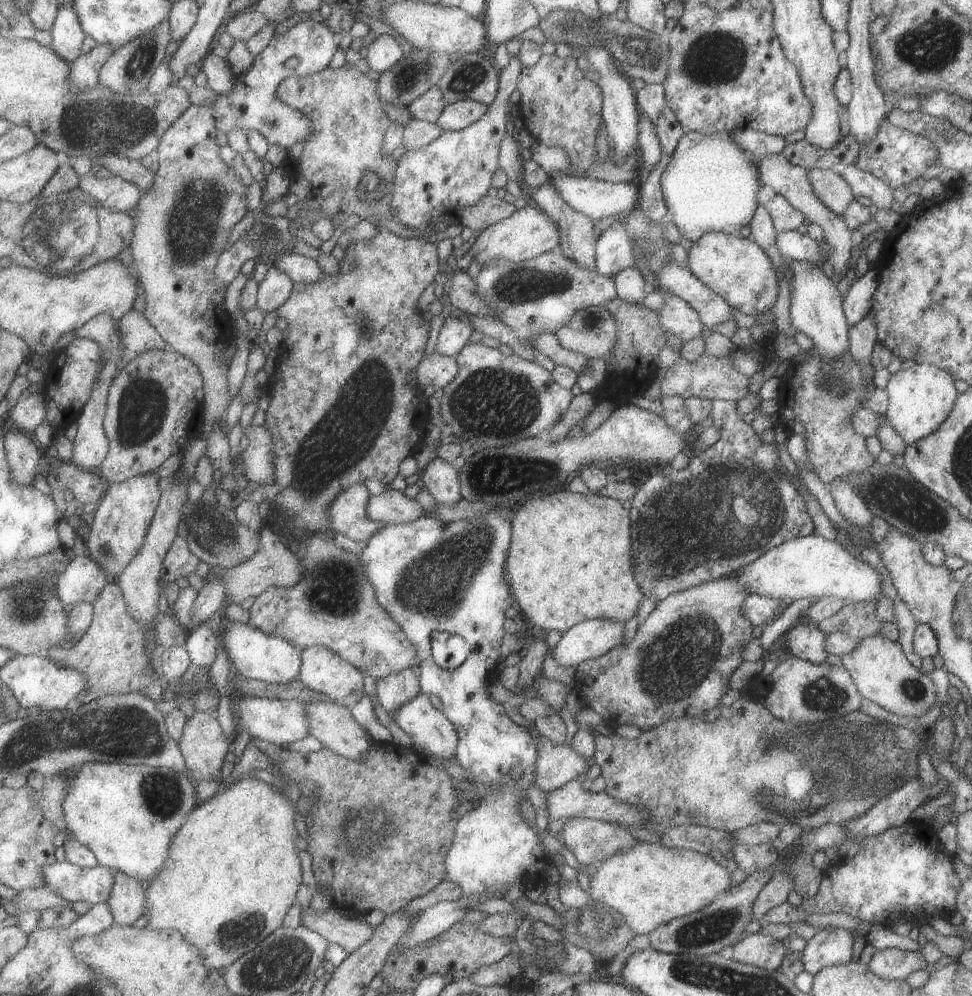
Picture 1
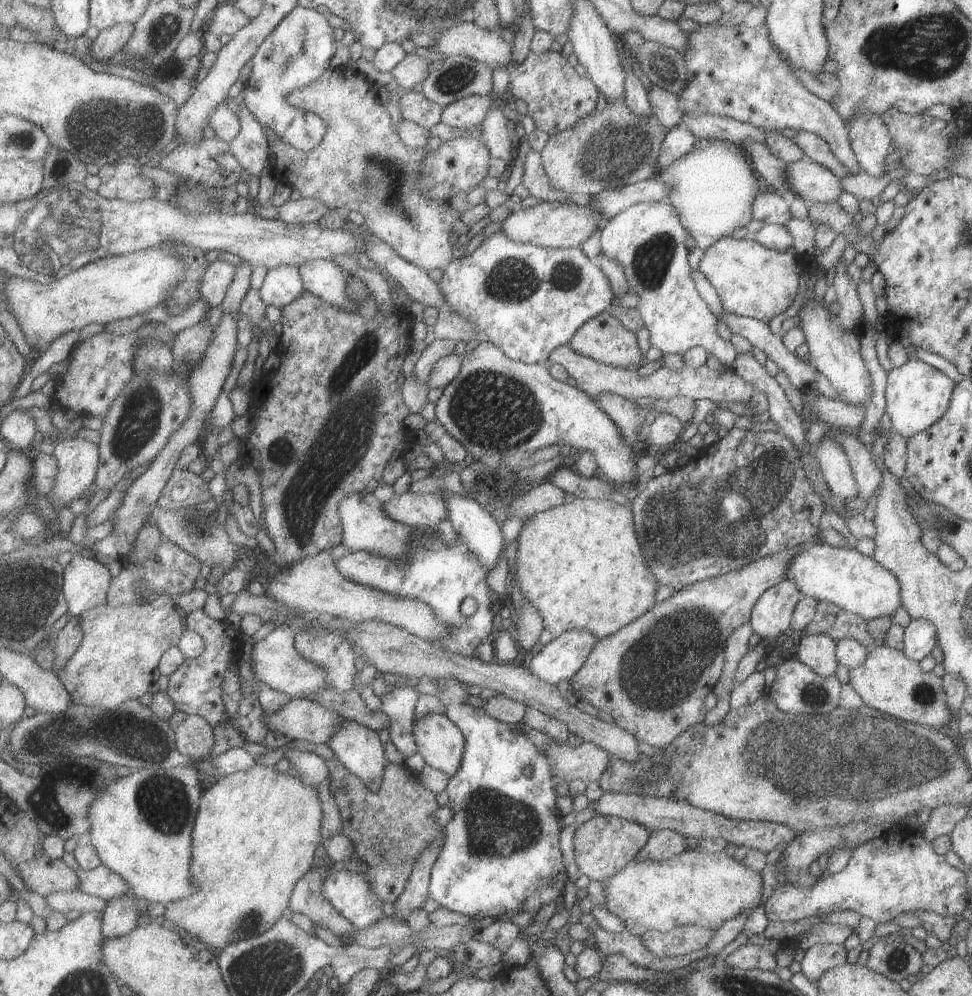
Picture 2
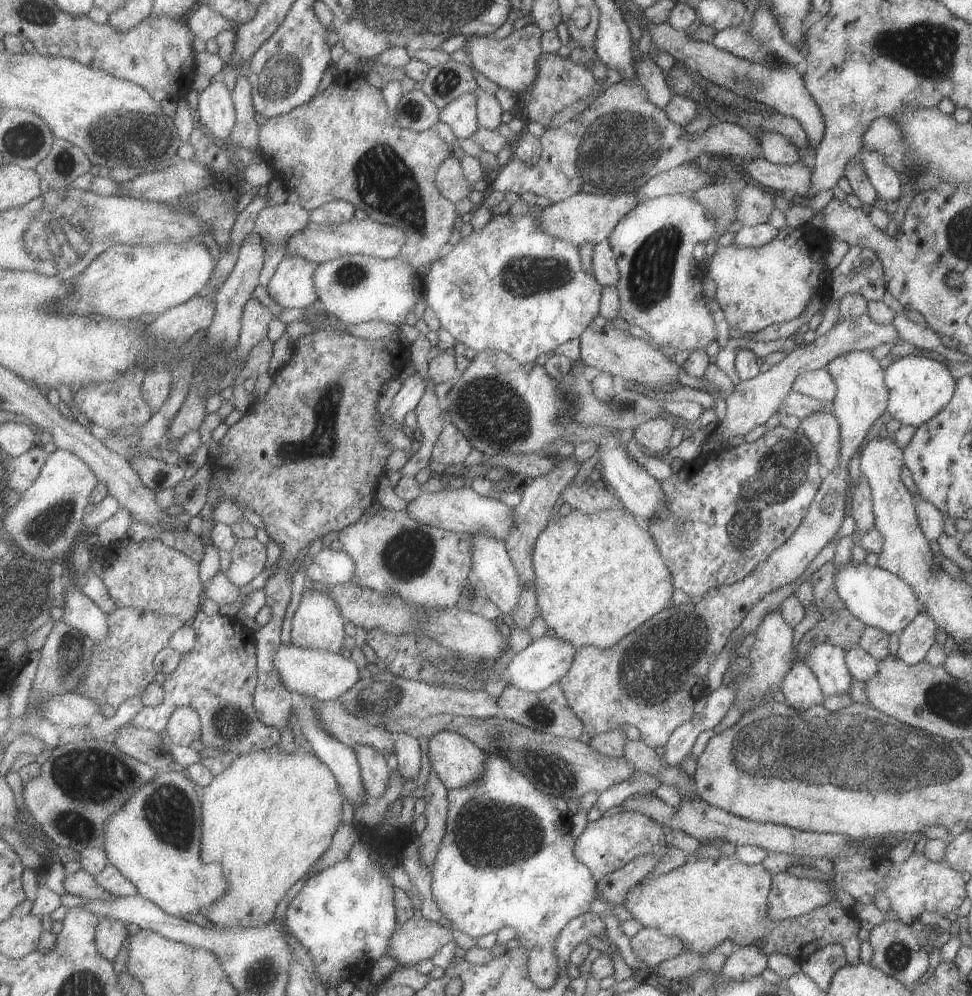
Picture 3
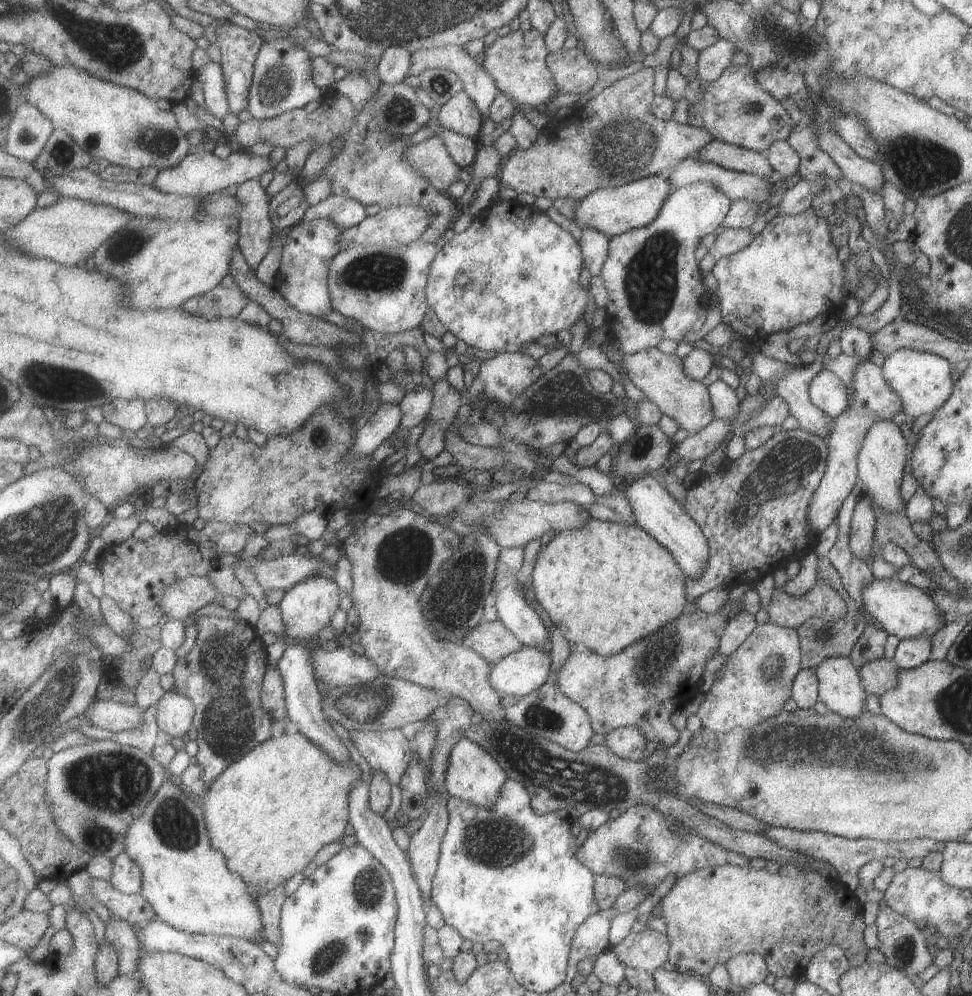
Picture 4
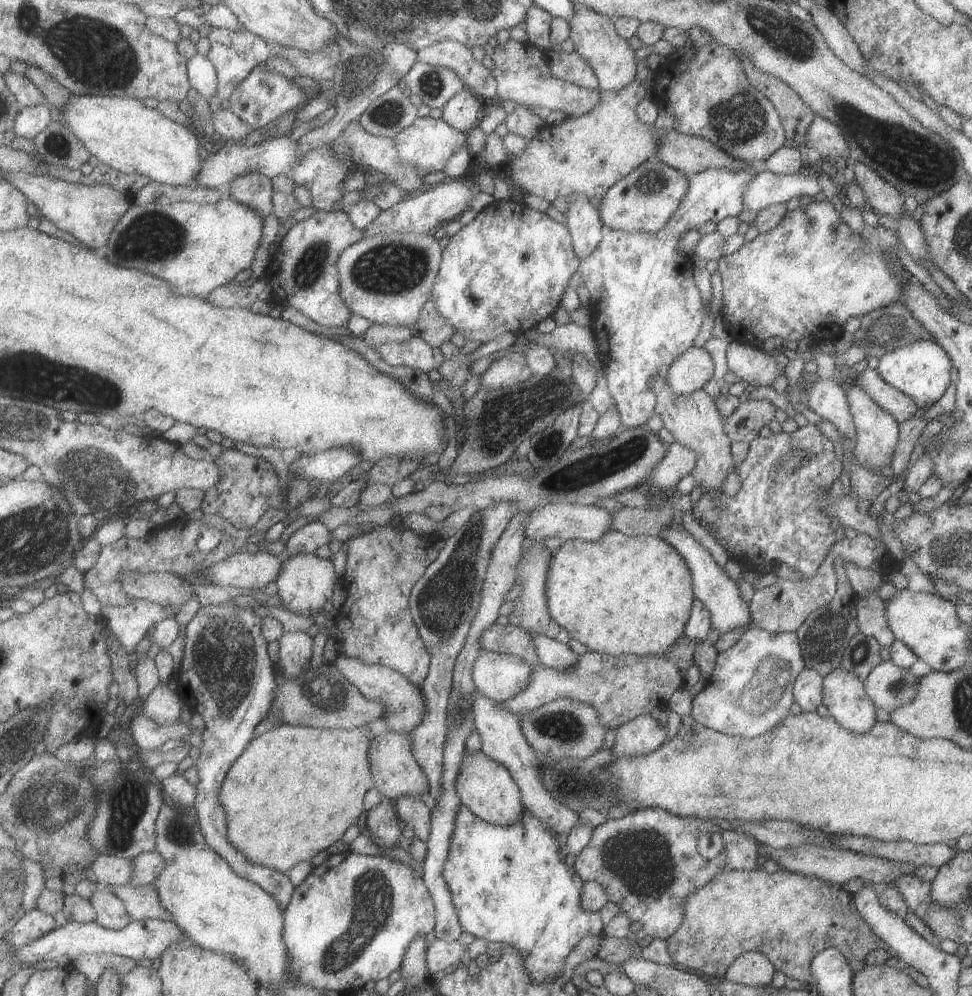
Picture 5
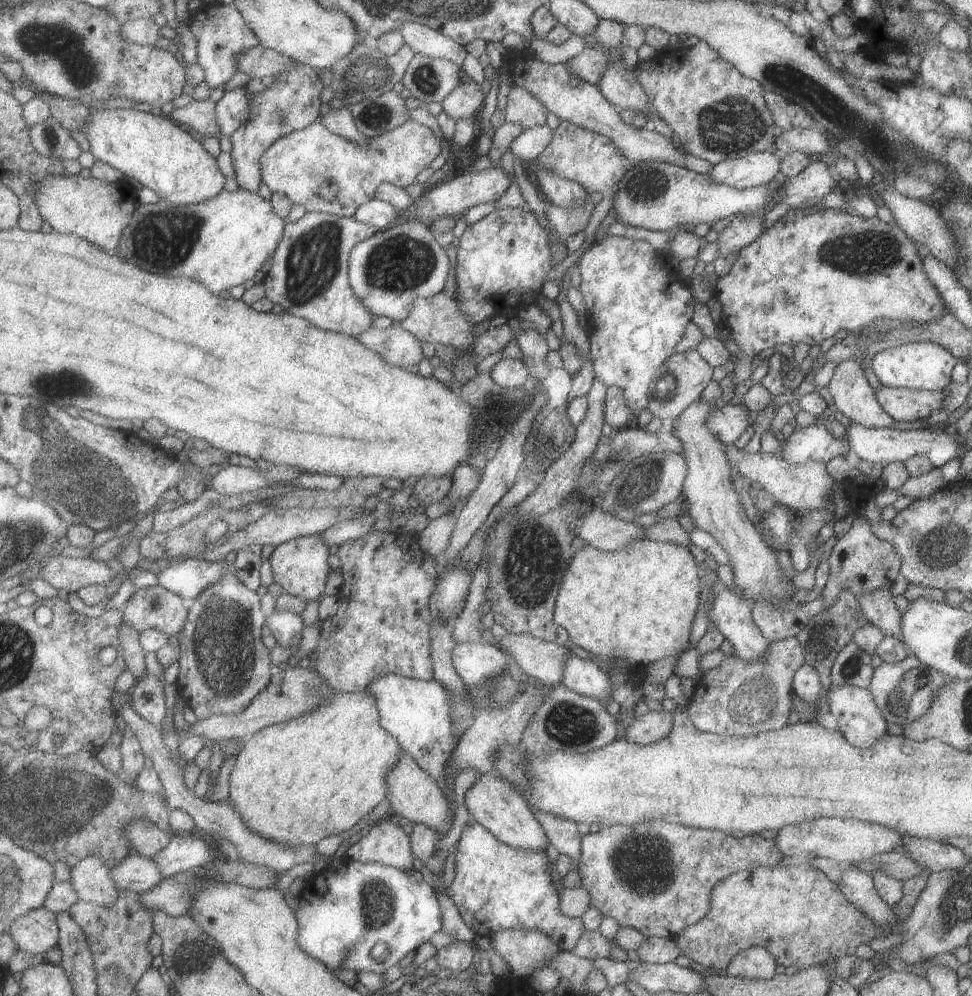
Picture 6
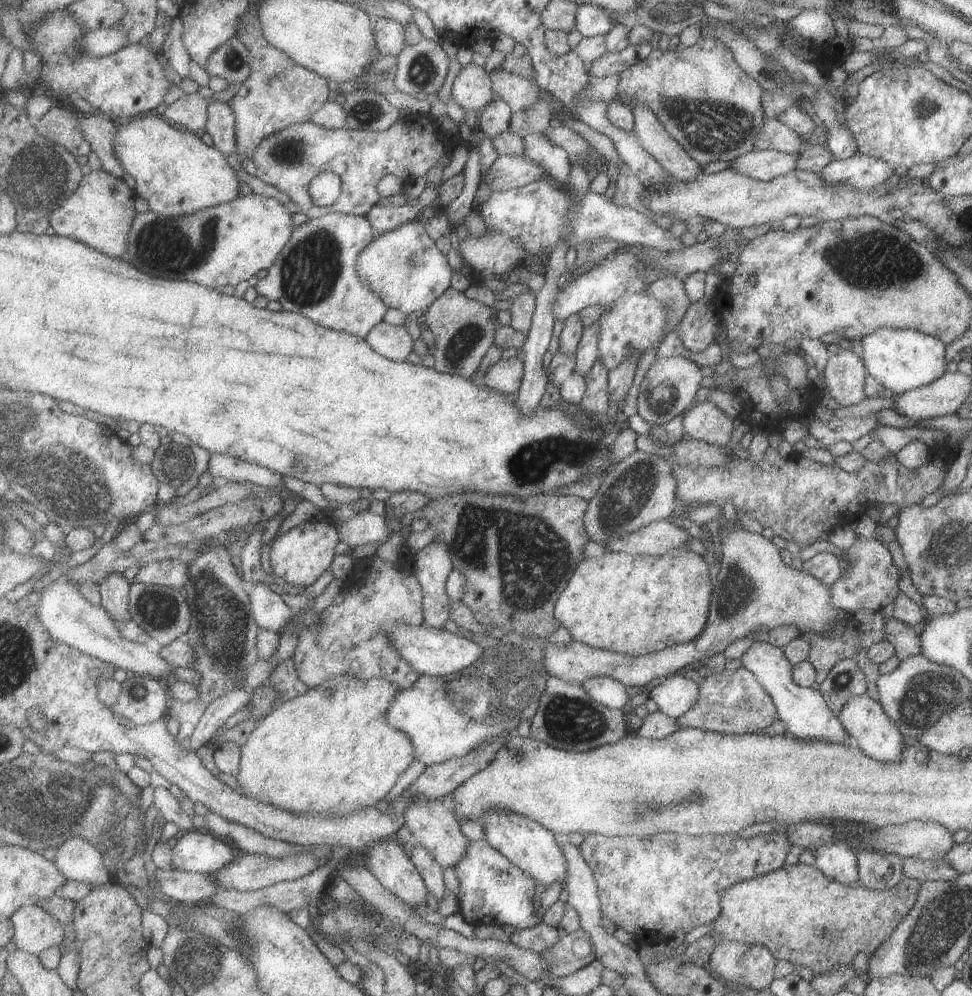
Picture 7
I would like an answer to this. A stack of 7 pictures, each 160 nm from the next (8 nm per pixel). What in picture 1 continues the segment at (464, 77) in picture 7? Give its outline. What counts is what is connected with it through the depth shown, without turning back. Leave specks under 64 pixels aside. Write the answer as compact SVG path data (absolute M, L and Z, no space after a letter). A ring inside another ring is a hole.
M470 99L447 103L434 124L443 131L463 130L479 120L487 108L488 105Z

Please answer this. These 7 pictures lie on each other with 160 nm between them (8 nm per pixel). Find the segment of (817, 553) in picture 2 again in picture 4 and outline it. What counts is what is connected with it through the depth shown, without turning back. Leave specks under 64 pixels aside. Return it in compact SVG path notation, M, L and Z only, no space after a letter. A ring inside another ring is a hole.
M895 576L886 579L873 577L862 586L860 595L864 611L888 635L897 636L899 639L925 635L931 640L934 632L942 627L938 616L942 612L933 604L933 597L915 585L900 581Z

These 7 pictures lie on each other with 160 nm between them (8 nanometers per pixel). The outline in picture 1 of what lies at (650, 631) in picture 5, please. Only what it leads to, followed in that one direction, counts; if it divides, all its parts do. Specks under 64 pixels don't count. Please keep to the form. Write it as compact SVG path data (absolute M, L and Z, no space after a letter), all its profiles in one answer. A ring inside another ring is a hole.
M564 488L550 494L532 495L523 505L514 507L511 520L505 570L514 606L525 620L540 630L565 633L578 623L591 619L625 624L637 614L644 600L631 570L630 534L628 510L617 500L590 492L572 494Z

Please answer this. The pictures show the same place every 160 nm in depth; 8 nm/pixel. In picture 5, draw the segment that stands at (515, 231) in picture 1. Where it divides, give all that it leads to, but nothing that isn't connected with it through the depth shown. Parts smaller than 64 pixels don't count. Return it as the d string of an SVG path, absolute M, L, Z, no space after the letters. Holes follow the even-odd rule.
M653 157L614 182L595 208L604 229L622 233L657 232L669 220L671 213L675 212L686 190L685 175Z

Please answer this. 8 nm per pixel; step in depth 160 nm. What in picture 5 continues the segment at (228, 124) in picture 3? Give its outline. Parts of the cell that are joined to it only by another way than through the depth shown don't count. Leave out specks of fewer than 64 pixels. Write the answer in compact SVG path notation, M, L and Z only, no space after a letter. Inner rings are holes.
M207 55L194 56L188 64L192 88L196 89L204 99L217 97L219 81L216 66Z

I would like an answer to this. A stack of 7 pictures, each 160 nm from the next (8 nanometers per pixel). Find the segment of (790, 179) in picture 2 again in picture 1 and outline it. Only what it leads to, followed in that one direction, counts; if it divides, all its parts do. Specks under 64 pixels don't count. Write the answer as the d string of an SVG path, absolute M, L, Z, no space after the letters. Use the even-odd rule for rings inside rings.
M809 168L806 176L813 194L838 216L842 216L849 202L855 200L851 188L835 169Z

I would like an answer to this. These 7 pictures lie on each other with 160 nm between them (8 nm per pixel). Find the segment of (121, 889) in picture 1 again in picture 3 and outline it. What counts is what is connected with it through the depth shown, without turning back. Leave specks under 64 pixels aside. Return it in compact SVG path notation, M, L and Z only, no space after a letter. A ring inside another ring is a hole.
M101 918L96 935L97 948L101 956L114 962L127 938L129 930L125 922L115 918Z

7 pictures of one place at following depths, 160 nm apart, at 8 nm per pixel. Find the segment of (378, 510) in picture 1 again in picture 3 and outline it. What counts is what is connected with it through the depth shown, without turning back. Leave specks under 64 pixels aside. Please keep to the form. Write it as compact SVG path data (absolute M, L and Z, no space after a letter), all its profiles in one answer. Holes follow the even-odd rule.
M465 487L453 490L443 488L437 493L421 492L415 500L411 500L411 503L407 504L404 512L407 512L411 518L415 518L417 522L432 528L469 535L483 532L501 542L505 542L509 538L511 528L515 526L513 524L515 522L513 507L509 507L495 498L479 496L471 488Z

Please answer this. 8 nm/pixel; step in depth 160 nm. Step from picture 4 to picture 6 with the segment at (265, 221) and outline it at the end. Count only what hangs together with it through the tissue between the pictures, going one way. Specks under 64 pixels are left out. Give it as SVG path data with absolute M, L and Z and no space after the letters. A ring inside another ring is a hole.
M300 63L291 71L277 75L271 87L254 94L250 119L231 137L234 177L239 188L252 193L259 192L264 182L262 158L267 149L293 131L307 128L319 120L319 104L321 104L319 77L318 69ZM283 116L286 118L286 123L281 125Z

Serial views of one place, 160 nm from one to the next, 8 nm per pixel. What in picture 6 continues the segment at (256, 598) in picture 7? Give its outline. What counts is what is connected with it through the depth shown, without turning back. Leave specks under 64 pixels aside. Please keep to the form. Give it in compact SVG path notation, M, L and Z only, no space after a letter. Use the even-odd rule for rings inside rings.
M274 609L268 617L267 626L274 632L281 646L297 647L303 640L305 622L297 614Z

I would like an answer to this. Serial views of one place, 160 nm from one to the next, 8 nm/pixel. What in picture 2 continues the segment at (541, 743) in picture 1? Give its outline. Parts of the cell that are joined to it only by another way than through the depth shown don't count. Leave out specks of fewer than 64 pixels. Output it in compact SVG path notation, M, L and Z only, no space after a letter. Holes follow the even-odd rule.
M586 741L577 747L547 744L543 752L554 784L573 780L593 782L600 778L609 762L609 754L601 746Z

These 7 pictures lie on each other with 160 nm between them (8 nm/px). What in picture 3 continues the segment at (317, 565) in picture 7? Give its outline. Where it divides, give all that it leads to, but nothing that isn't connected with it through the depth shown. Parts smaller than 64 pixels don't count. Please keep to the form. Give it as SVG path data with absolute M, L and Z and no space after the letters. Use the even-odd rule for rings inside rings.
M308 584L292 618L293 645L339 653L341 646L343 646L343 640L345 640L341 616L342 613L339 612L338 605L335 604L332 596L327 596L325 592L315 590L311 584Z

